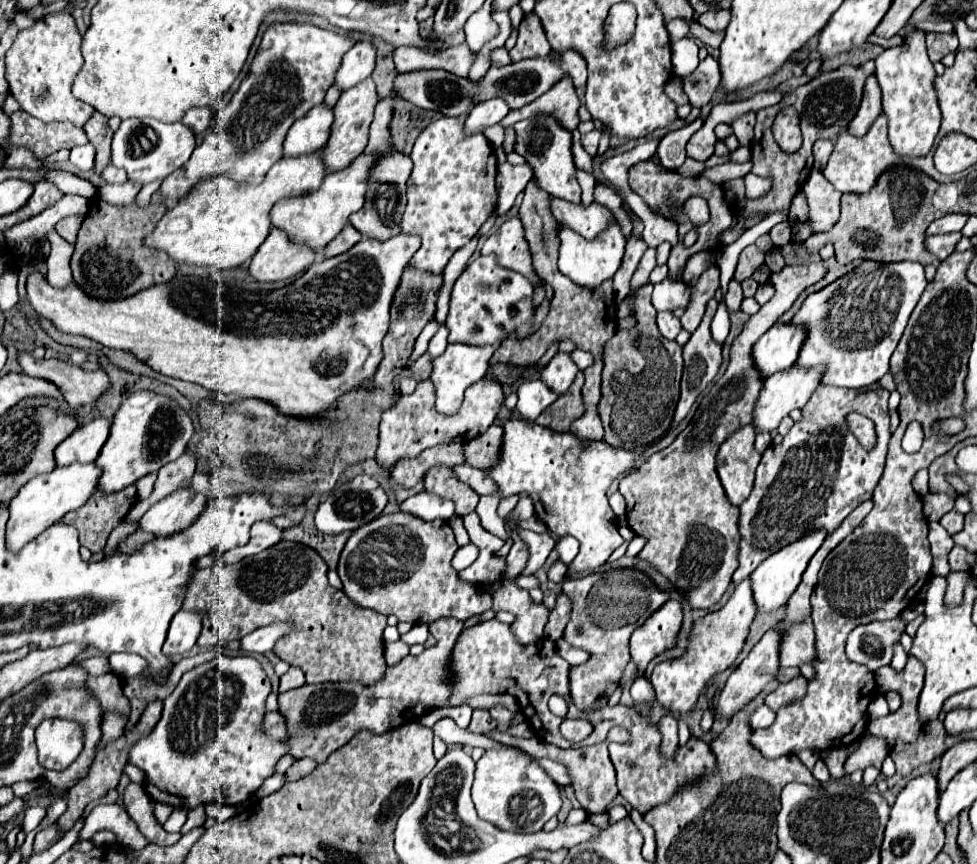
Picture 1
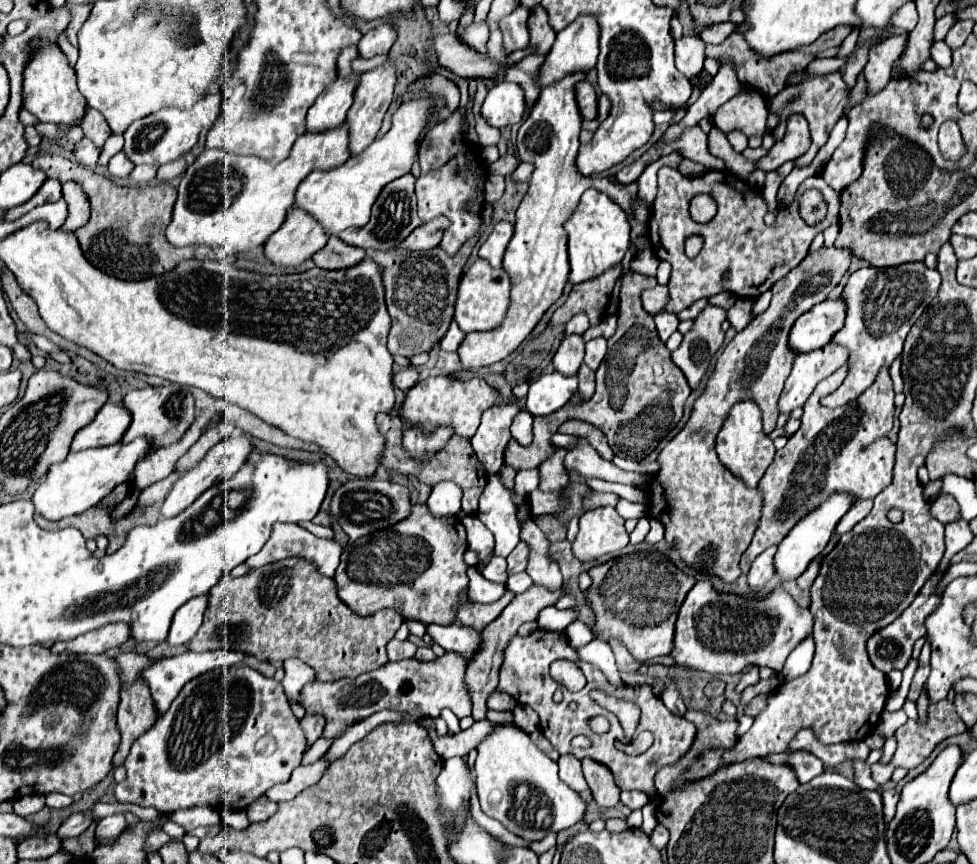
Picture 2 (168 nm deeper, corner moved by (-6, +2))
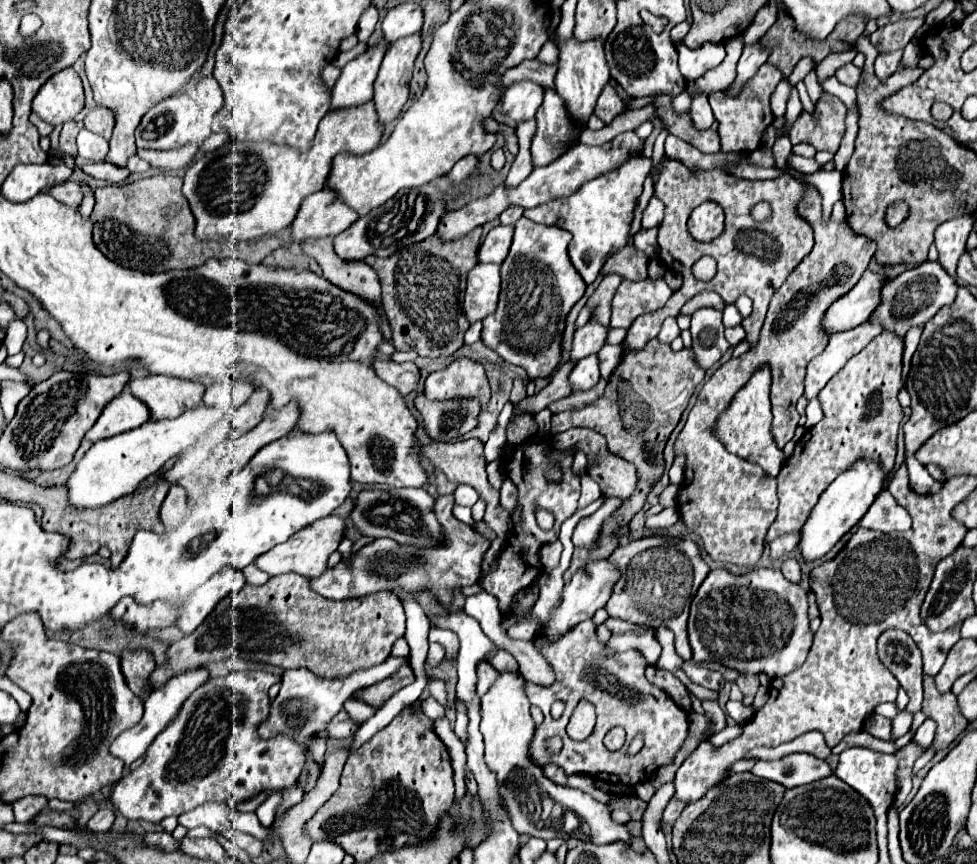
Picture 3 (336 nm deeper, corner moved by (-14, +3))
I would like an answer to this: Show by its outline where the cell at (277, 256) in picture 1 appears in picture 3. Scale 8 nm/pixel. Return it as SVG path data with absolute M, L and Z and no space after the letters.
M323 188L303 200L299 214L291 224L291 236L295 242L323 236L333 238L347 230L357 218L355 210L349 208L333 190Z

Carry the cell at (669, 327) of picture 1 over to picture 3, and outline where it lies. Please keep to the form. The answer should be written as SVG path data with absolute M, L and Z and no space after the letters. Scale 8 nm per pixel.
M669 316L665 322L663 322L663 328L661 328L661 332L659 332L659 342L663 342L663 344L671 344L677 336L681 334L681 330L679 330L679 326L677 326L677 320L673 318L673 316Z

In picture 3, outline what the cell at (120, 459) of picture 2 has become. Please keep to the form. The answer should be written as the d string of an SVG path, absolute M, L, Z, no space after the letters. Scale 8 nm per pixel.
M199 404L173 420L149 420L139 428L95 442L67 480L69 502L77 508L97 508L121 496L133 494L145 478L161 470L169 458L193 446L225 414L227 412L221 412L219 408Z

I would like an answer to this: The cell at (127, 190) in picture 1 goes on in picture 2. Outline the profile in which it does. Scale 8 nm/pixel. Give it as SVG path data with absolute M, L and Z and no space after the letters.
M135 165L129 179L135 185L147 185L147 183L151 183L155 179L155 171L157 171L157 167L153 167L153 165Z

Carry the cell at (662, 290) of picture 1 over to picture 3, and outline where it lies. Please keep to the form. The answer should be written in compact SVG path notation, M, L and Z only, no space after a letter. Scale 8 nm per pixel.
M647 278L636 282L625 280L613 300L611 326L627 330L637 316L659 310L671 298L671 294L673 290L667 286L665 278Z

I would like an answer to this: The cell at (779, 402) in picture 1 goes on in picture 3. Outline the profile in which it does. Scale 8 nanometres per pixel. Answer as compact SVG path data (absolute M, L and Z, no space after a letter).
M863 322L851 330L831 334L827 348L821 356L815 356L807 366L805 378L805 396L815 398L821 388L847 364L853 354L859 354L877 334L883 332L883 326L877 322Z

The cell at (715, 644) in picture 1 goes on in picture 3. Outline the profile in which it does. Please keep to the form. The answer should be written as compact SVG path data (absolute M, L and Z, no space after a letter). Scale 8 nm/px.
M797 530L797 532L791 532L791 534L787 534L787 536L775 538L775 540L771 542L771 558L777 560L777 558L781 558L781 556L787 556L789 552L793 552L793 550L797 548L799 540L801 540L801 532L799 532L799 530Z

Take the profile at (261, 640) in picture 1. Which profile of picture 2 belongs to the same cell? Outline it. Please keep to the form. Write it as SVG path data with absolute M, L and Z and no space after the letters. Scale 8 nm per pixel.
M215 649L215 651L203 651L203 653L195 653L195 651L185 651L181 655L175 655L175 657L167 657L167 659L157 659L153 661L147 669L143 669L139 673L139 679L145 681L151 689L151 697L155 699L155 703L159 703L159 709L163 715L167 711L167 705L171 705L171 701L177 697L179 689L183 689L183 685L211 669L221 669L221 667L231 667L231 665L237 665L241 663L243 659L247 657L247 653L241 653L241 651L223 651L223 649Z

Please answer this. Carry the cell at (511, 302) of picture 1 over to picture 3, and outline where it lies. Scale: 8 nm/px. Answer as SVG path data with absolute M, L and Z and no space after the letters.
M477 264L469 272L463 308L471 324L495 312L499 292L501 292L499 264Z

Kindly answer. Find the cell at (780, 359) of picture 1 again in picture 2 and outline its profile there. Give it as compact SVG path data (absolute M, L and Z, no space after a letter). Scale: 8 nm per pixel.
M839 299L823 301L803 313L789 331L789 349L793 353L807 353L825 347L831 337L843 327L845 309Z

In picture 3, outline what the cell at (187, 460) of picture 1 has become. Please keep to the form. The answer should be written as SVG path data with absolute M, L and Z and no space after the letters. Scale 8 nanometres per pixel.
M261 386L255 388L251 398L241 408L235 410L235 430L239 434L243 434L243 432L255 428L261 422L267 404L269 404L269 392Z

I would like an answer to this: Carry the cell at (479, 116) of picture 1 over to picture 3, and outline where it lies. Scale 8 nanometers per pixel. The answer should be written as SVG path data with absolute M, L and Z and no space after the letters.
M515 82L505 90L501 108L515 122L531 120L543 102L543 94L545 90L535 82Z

